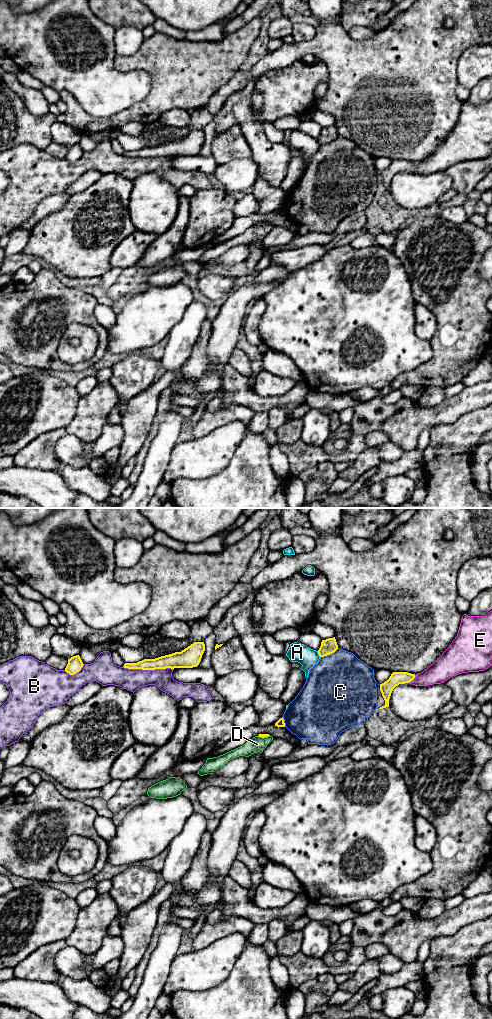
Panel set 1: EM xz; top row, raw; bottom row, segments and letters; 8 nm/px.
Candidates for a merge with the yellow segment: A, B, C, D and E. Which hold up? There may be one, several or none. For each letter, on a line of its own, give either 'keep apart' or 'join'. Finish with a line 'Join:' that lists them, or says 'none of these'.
A: keep apart
B: keep apart
C: keep apart
D: join
E: keep apart
Join: D

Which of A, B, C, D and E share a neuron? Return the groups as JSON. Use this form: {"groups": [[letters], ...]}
{"groups": [["A"], ["B"], ["C"], ["D"], ["E"]]}

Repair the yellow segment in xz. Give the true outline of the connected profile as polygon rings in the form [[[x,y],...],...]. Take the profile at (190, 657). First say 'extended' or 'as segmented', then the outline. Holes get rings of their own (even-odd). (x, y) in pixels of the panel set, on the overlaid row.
as segmented; [[[194,642],[181,652],[175,652],[155,659],[144,659],[137,663],[125,663],[123,667],[142,670],[193,668],[199,665],[204,651],[204,642]]]

